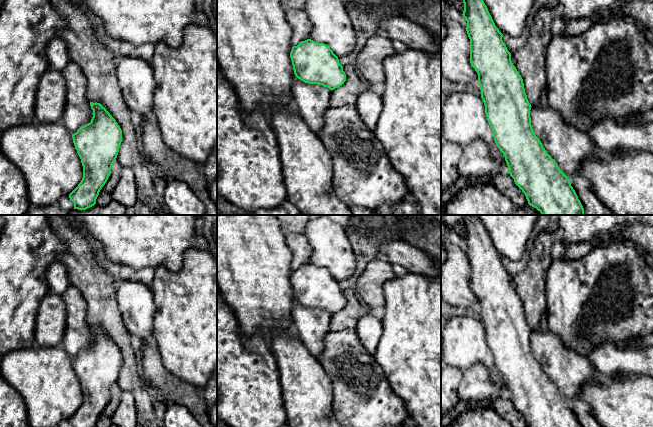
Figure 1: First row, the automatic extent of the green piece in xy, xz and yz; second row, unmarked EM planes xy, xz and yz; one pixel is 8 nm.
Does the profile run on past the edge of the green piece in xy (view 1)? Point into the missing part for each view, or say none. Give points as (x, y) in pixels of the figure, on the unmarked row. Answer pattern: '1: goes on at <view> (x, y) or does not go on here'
1: does not go on here

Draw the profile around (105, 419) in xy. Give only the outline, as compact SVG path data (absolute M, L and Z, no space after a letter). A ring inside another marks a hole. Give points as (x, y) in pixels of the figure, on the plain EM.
M116 385L112 389L111 398L99 416L96 427L110 427L112 425L112 416L121 401L121 389Z

